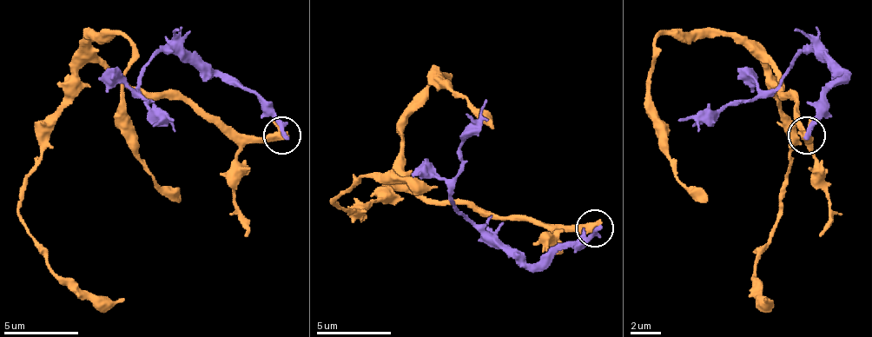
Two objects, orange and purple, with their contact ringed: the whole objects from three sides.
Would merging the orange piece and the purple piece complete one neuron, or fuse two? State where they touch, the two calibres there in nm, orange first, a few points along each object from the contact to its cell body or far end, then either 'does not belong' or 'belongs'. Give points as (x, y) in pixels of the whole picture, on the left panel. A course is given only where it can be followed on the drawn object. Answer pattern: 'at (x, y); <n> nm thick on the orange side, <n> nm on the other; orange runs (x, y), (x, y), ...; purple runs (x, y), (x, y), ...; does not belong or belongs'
at (281, 135); 420 nm thick on the orange side, 360 nm on the other; orange runs (280, 135), (228, 138), (183, 101), (78, 67), (18, 221), (60, 276), (123, 303); purple runs (280, 135), (266, 104), (224, 78), (202, 75), (172, 52), (161, 52), (138, 89), (154, 112), (172, 119); does not belong

